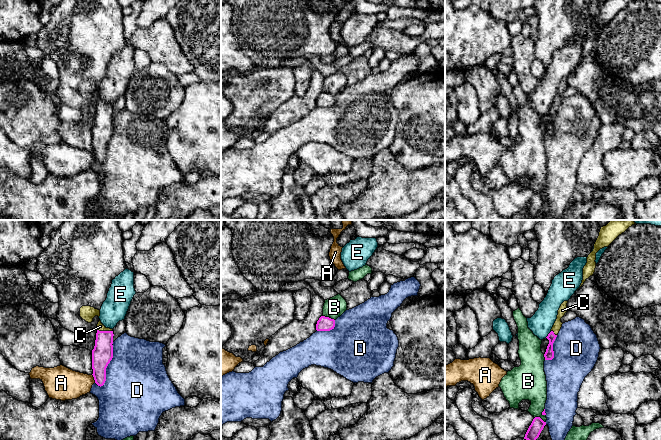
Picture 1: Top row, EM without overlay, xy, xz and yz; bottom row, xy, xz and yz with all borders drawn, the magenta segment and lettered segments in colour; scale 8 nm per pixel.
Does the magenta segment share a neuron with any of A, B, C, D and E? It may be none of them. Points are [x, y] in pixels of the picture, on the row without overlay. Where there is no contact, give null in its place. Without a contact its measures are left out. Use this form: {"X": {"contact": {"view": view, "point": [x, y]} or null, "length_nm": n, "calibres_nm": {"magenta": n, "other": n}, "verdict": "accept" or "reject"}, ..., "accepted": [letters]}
{"A": {"contact": {"view": "xy", "point": [94, 154]}, "length_nm": 80, "calibres_nm": {"magenta": 170, "other": 260}, "verdict": "reject"}, "B": {"contact": {"view": "xz", "point": [329, 94]}, "length_nm": 100, "calibres_nm": {"magenta": 110, "other": 160}, "verdict": "reject"}, "C": {"contact": {"view": "xy", "point": [104, 107]}, "length_nm": 120, "calibres_nm": {"magenta": 170, "other": 60}, "verdict": "accept"}, "D": {"contact": {"view": "xy", "point": [107, 141]}, "length_nm": 380, "calibres_nm": {"magenta": 170, "other": 480}, "verdict": "reject"}, "E": {"contact": {"view": "yz", "point": [548, 110]}, "length_nm": 80, "calibres_nm": {"magenta": 80, "other": 190}, "verdict": "reject"}, "accepted": ["C"]}

